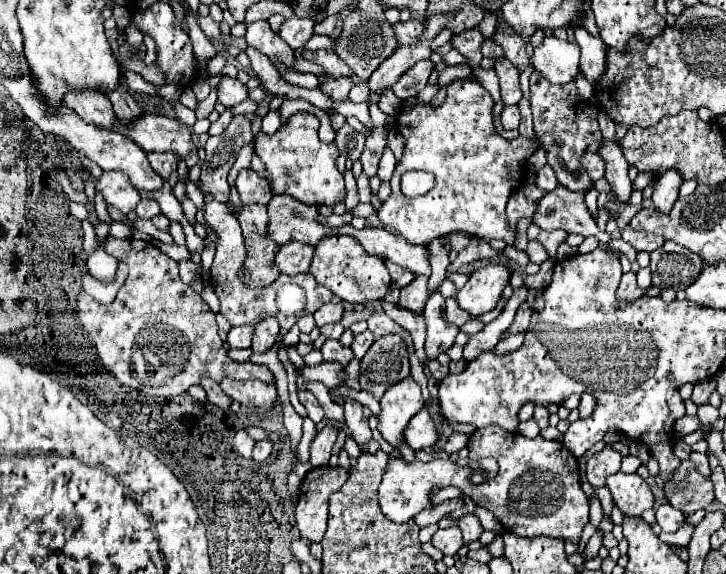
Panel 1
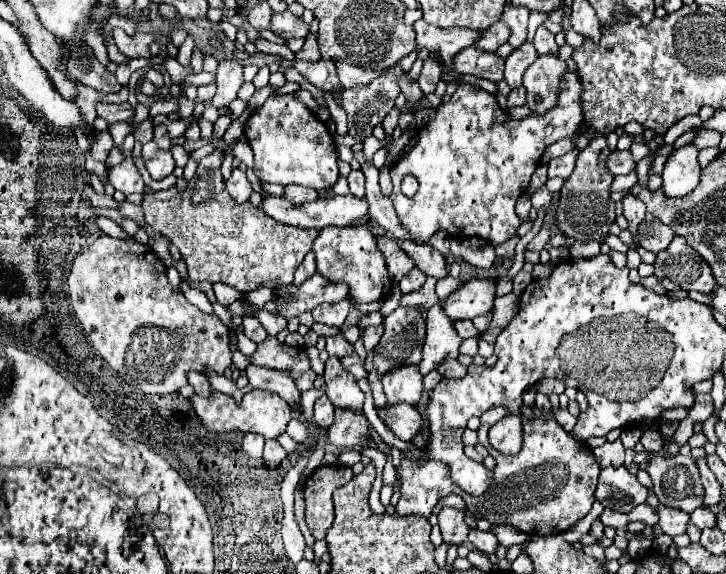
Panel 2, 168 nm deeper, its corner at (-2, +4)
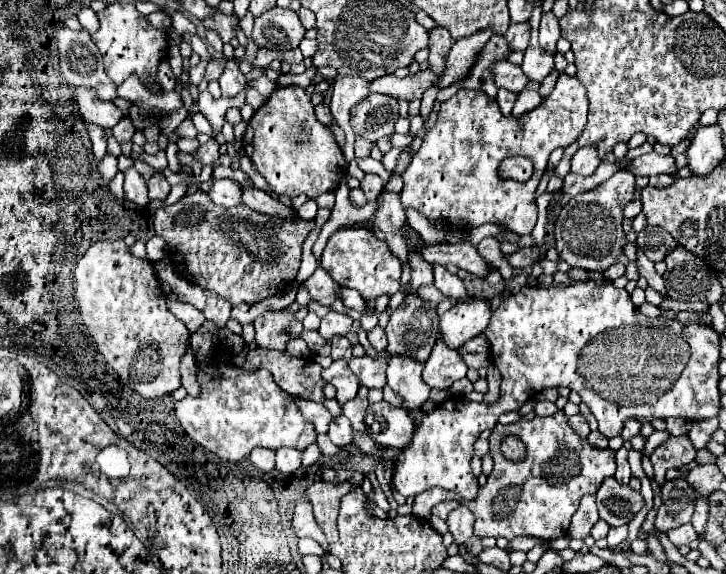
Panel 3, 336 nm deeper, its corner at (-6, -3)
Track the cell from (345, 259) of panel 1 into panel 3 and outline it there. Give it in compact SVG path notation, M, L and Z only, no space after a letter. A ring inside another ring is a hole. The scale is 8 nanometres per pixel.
M366 227L338 229L328 239L320 265L330 273L330 277L340 287L352 287L352 289L360 291L360 295L366 301L374 301L376 297L380 297L384 293L394 295L400 289L402 263L398 263L398 257L392 255L388 243L380 235L376 235L372 229L366 229Z

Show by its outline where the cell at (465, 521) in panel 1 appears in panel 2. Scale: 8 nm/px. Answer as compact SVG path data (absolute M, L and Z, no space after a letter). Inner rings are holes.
M470 528L468 540L470 540L478 550L482 550L482 552L486 552L486 554L492 554L492 552L496 550L496 546L498 546L496 536L494 536L492 532L484 532L484 530L480 530L480 528Z

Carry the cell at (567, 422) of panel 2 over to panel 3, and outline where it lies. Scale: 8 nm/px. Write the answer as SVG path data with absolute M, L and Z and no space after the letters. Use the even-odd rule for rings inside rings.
M584 415L570 417L570 425L572 425L572 429L574 429L580 437L588 437L588 435L590 435L590 425L588 425L588 421L584 419Z

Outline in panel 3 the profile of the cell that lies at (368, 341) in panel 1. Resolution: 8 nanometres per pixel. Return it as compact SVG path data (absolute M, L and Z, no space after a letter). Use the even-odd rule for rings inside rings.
M376 325L372 331L368 331L368 341L370 341L370 345L372 345L376 351L386 349L386 345L388 345L384 329L382 329L382 327L378 327L378 325Z

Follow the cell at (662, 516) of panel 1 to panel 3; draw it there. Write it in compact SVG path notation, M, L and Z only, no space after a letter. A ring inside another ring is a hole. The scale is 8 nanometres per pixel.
M686 523L686 525L682 525L682 527L670 529L666 535L668 535L668 539L672 541L672 545L674 545L674 547L690 545L694 539L698 539L698 535L696 535L696 531L694 531L692 523Z

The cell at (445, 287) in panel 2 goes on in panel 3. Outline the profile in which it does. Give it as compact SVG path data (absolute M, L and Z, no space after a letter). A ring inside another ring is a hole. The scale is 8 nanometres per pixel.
M430 285L430 287L420 287L420 289L416 291L416 295L422 297L422 299L428 299L428 301L434 301L434 303L438 303L440 299L444 299L434 285Z

